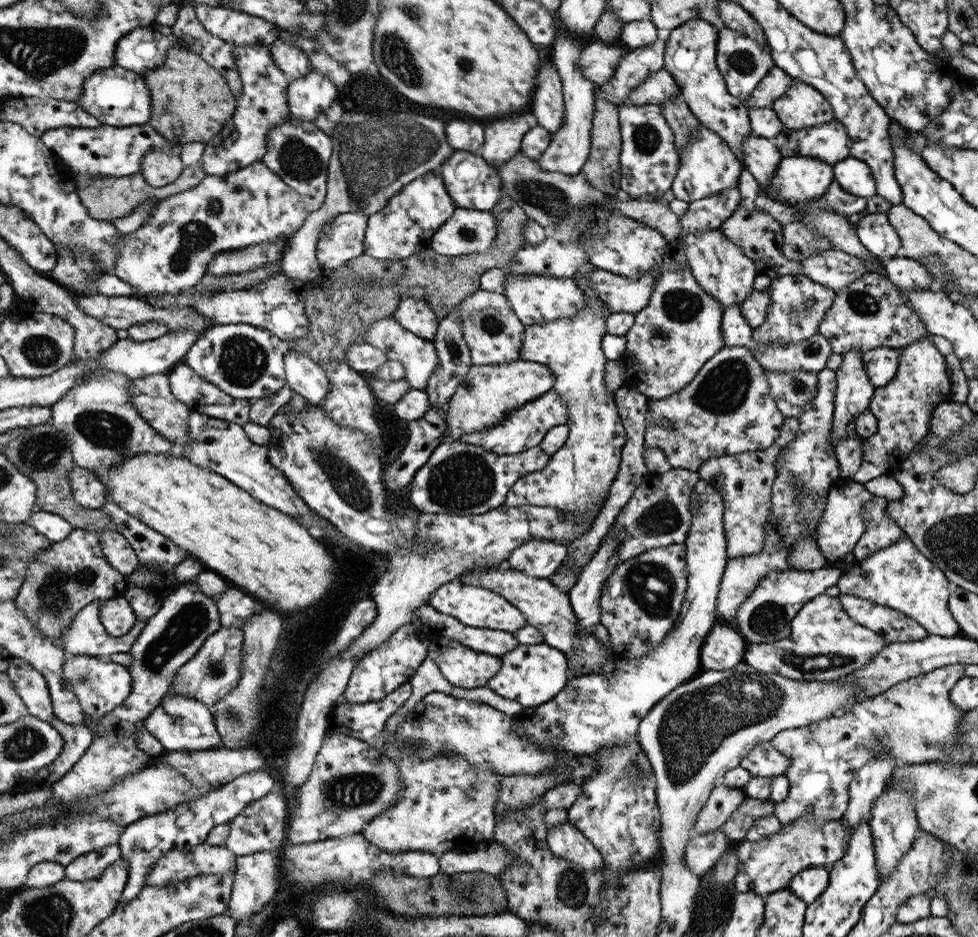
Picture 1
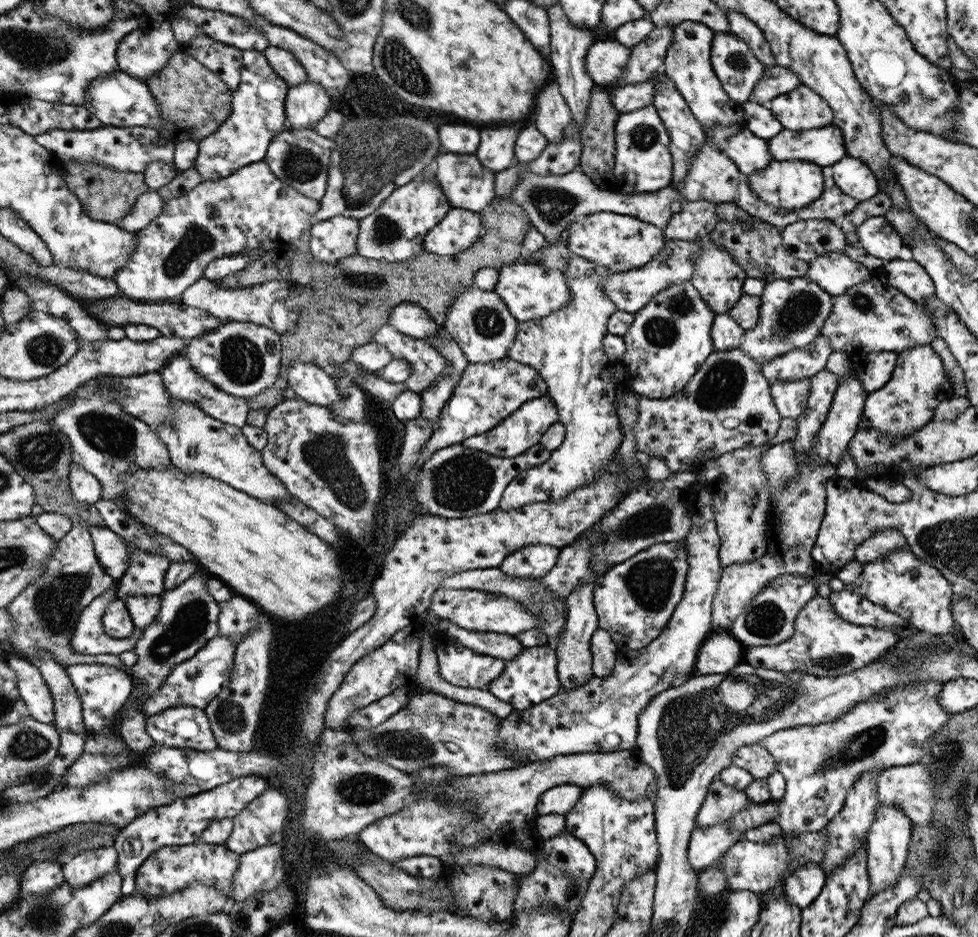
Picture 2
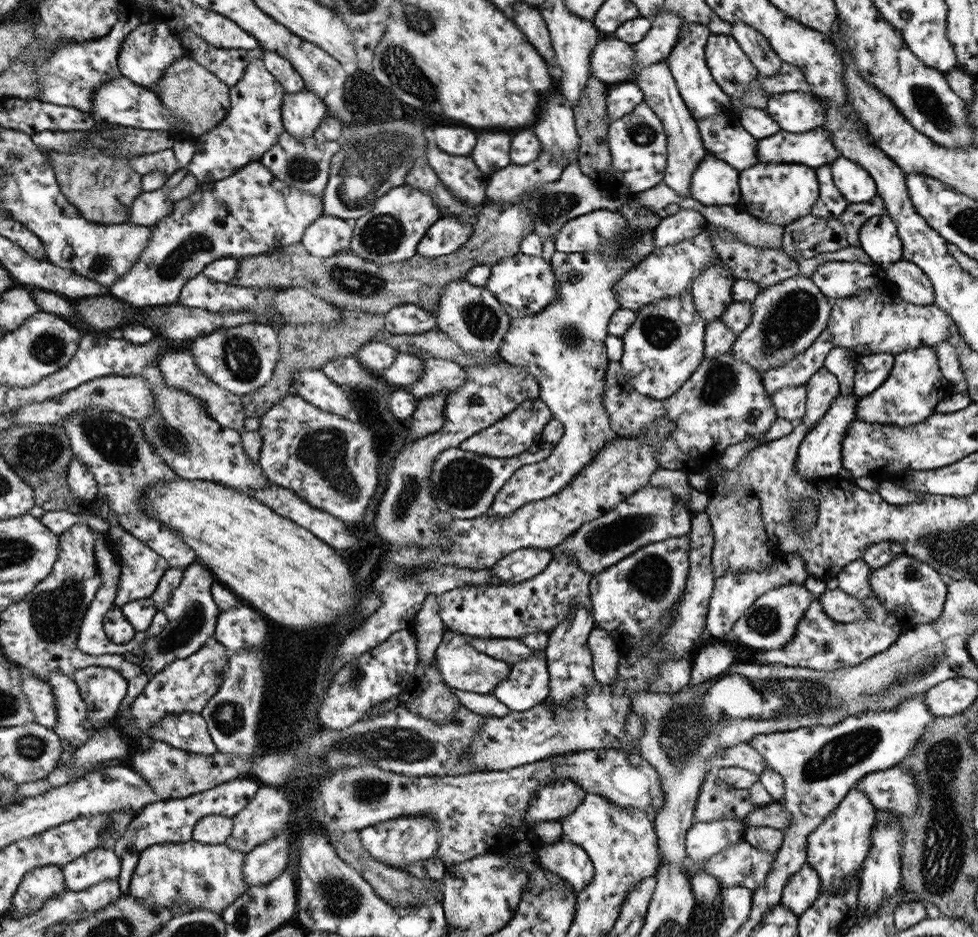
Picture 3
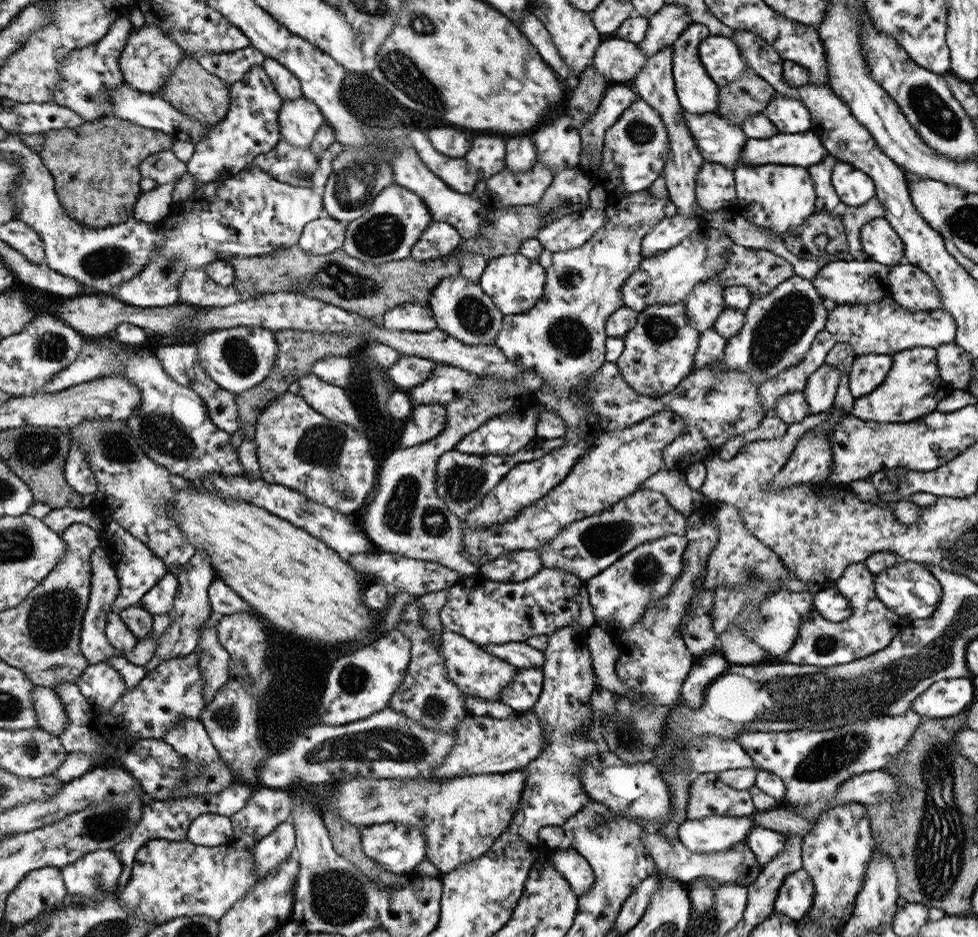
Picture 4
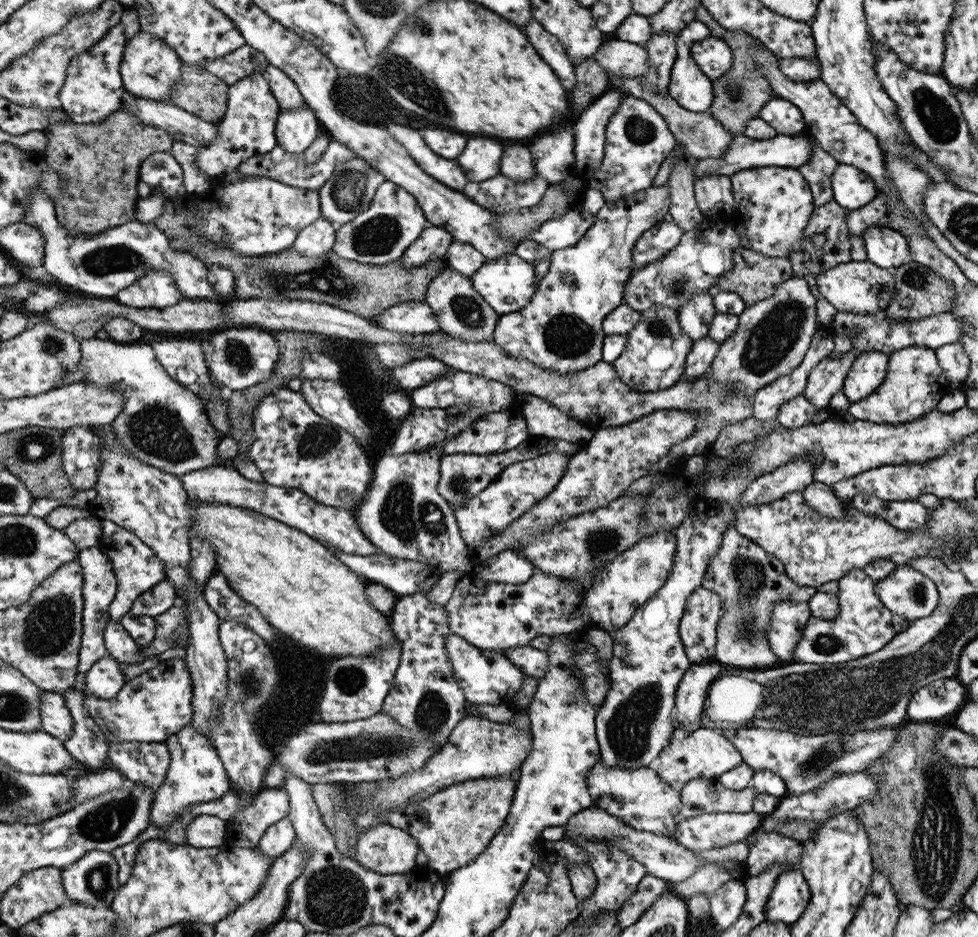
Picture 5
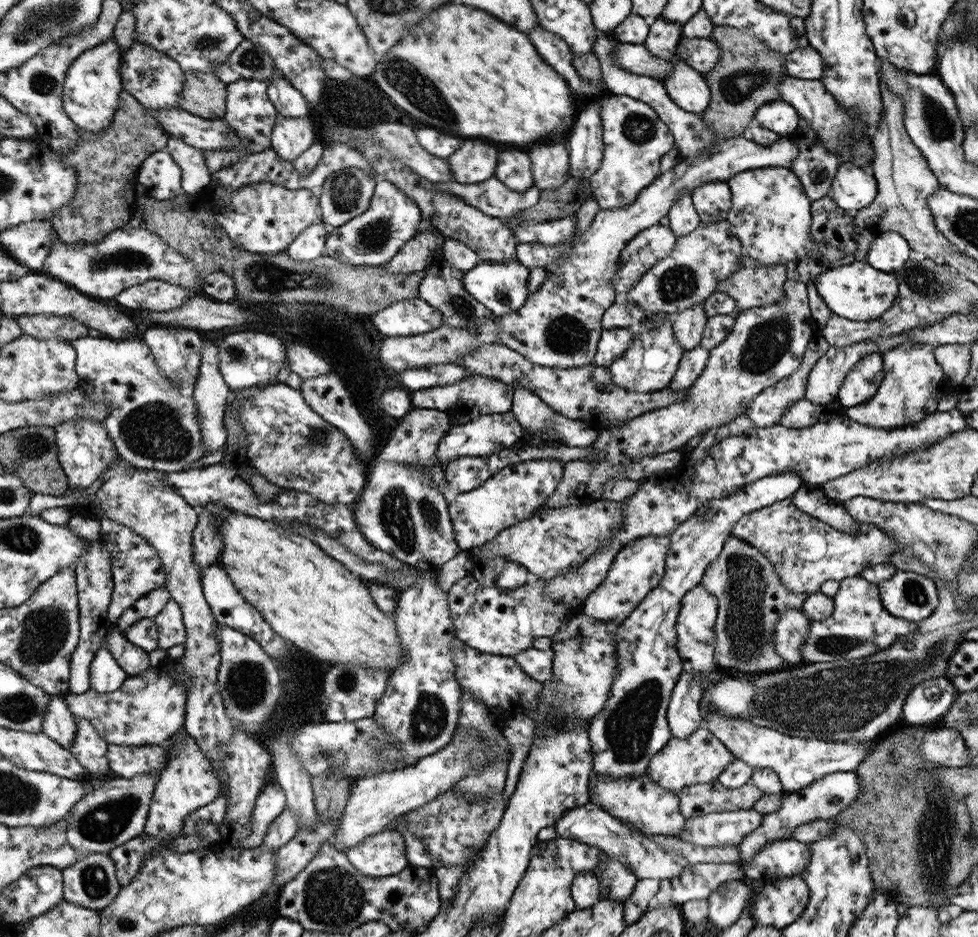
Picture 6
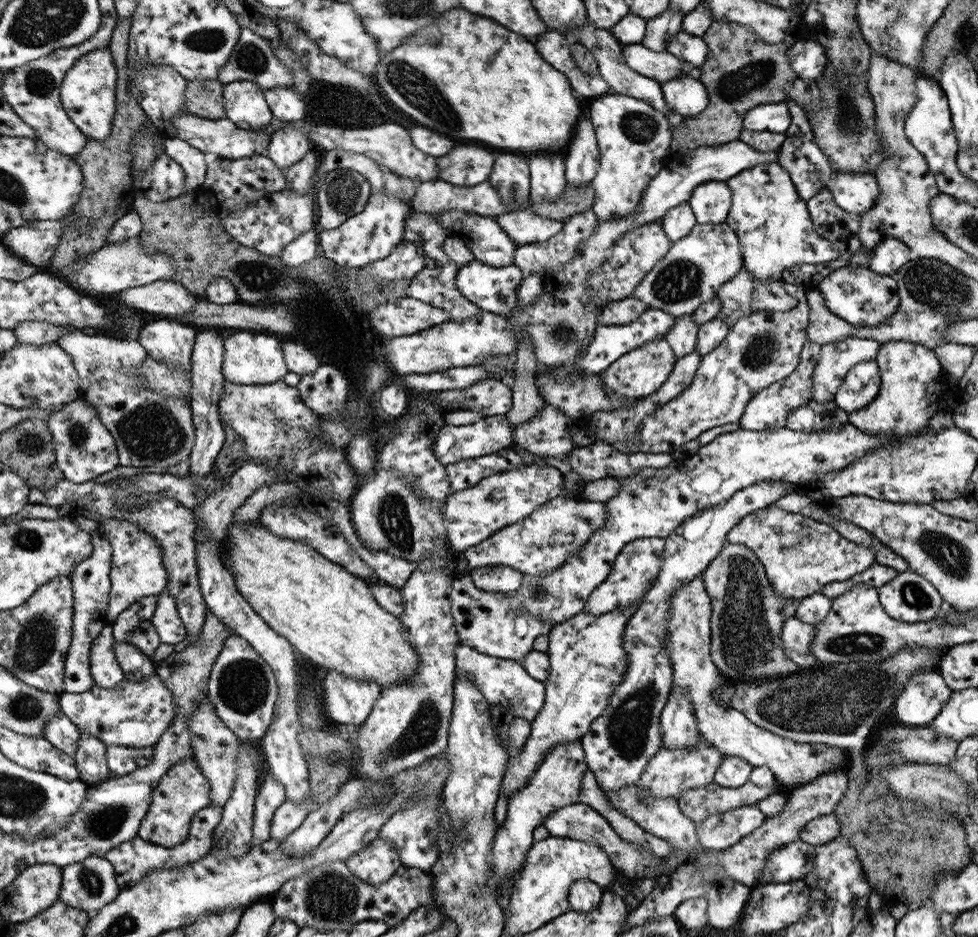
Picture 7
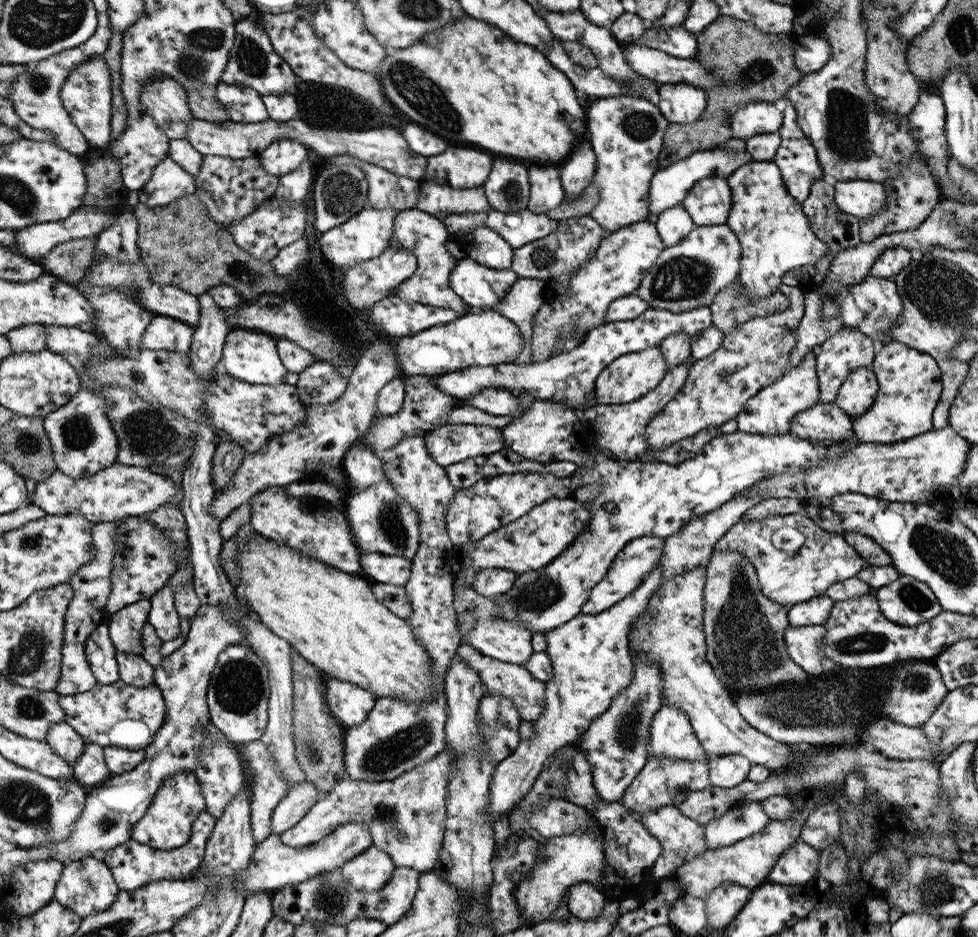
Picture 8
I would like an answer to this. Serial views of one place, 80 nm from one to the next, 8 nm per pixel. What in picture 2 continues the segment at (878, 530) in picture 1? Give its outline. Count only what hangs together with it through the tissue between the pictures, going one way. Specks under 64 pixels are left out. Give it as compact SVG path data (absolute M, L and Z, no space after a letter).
M893 528L881 530L856 547L855 559L863 564L876 562L882 560L893 550L905 548L905 546L907 542L901 532Z

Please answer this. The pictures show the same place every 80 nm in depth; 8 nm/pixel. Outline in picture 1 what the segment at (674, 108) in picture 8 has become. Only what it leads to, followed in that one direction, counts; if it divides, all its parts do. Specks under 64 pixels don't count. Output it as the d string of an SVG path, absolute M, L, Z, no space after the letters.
M700 18L690 19L685 23L682 23L678 28L671 30L670 38L666 42L663 68L674 77L674 80L679 86L682 99L695 114L695 117L699 120L699 124L713 130L716 134L719 134L731 148L731 151L736 154L737 158L740 158L741 162L741 156L743 155L741 146L743 140L747 136L752 135L750 119L748 116L748 106L746 106L745 101L738 100L727 91L724 77L718 70L716 64L719 38L718 31L719 30L714 28L712 24Z

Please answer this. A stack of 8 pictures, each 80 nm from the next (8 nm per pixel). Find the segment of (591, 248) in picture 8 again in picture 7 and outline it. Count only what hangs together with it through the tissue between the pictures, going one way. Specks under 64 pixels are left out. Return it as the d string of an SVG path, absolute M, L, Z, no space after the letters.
M593 207L583 210L578 214L568 217L565 221L564 230L556 234L556 237L550 238L548 242L532 243L525 246L517 246L514 256L514 265L520 267L525 277L529 275L548 276L548 271L560 270L564 265L574 259L574 255L580 249L580 244L586 243L590 235L594 234L595 227L598 225L598 218L593 211Z

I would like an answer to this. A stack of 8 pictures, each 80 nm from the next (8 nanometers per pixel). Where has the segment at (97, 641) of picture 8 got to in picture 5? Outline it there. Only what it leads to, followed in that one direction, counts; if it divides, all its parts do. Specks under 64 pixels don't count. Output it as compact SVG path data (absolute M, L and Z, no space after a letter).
M108 655L86 673L83 693L104 700L116 698L127 680L121 664Z

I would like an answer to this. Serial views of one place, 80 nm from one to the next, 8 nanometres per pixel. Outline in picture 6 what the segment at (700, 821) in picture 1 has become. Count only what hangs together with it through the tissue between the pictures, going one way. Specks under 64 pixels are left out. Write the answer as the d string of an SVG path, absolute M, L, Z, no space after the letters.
M714 779L708 784L684 787L677 794L677 799L682 816L688 819L710 813L752 809L762 794L751 782L742 788L732 790Z

